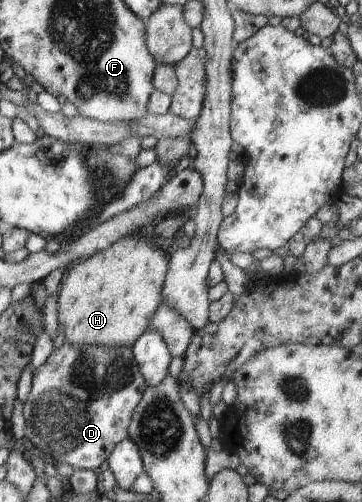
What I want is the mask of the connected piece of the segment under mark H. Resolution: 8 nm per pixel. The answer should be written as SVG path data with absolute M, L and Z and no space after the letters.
M148 230L137 231L133 234L121 236L118 240L115 240L115 243L112 243L105 249L95 252L92 256L84 258L78 263L73 263L72 266L69 267L67 277L63 276L63 281L61 281L61 291L57 293L58 322L59 327L61 327L61 331L65 332L65 342L74 346L101 344L102 346L131 348L135 341L137 341L137 339L139 339L139 337L145 333L145 330L148 329L148 323L151 321L153 314L157 311L157 308L162 305L161 290L168 270L167 255L159 247L156 247L153 243L151 243L149 238L151 238L151 235Z

